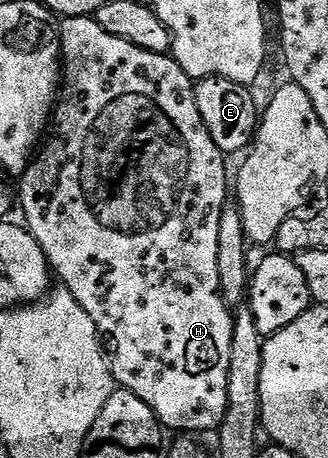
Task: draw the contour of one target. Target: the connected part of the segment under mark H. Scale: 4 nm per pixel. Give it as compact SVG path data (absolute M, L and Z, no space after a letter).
M94 16L66 18L66 20L58 26L58 31L59 47L61 50L61 88L57 93L57 104L53 110L53 120L50 122L49 132L46 134L45 140L41 145L42 152L32 160L31 166L29 166L18 178L17 201L21 209L23 205L24 219L22 218L22 220L25 222L26 229L33 235L33 239L37 239L41 251L45 251L47 263L51 267L52 274L54 274L58 280L59 277L63 280L60 281L62 288L67 289L73 295L73 299L77 299L77 303L81 303L81 307L85 307L85 315L89 315L89 319L93 319L93 323L99 329L100 334L106 338L105 345L109 350L111 374L115 376L116 386L133 391L133 395L137 395L137 399L142 399L143 402L149 403L149 407L153 407L153 415L157 415L157 419L164 430L171 431L171 429L179 429L175 431L182 431L187 435L200 435L199 433L205 432L206 429L211 429L211 431L218 430L219 424L223 421L223 416L227 410L229 351L233 347L233 327L235 326L232 310L225 303L223 292L221 291L221 279L217 275L217 227L221 227L221 215L224 209L228 208L229 205L229 173L227 177L227 165L225 163L225 161L227 161L226 154L221 152L217 147L217 143L213 143L213 135L209 135L209 131L201 119L201 111L197 111L197 99L195 98L195 85L193 84L193 79L177 62L175 62L174 56L165 53L145 51L141 47L137 47L125 39L117 39L113 35L109 35L105 31L105 27L98 25L98 23L95 22Z

